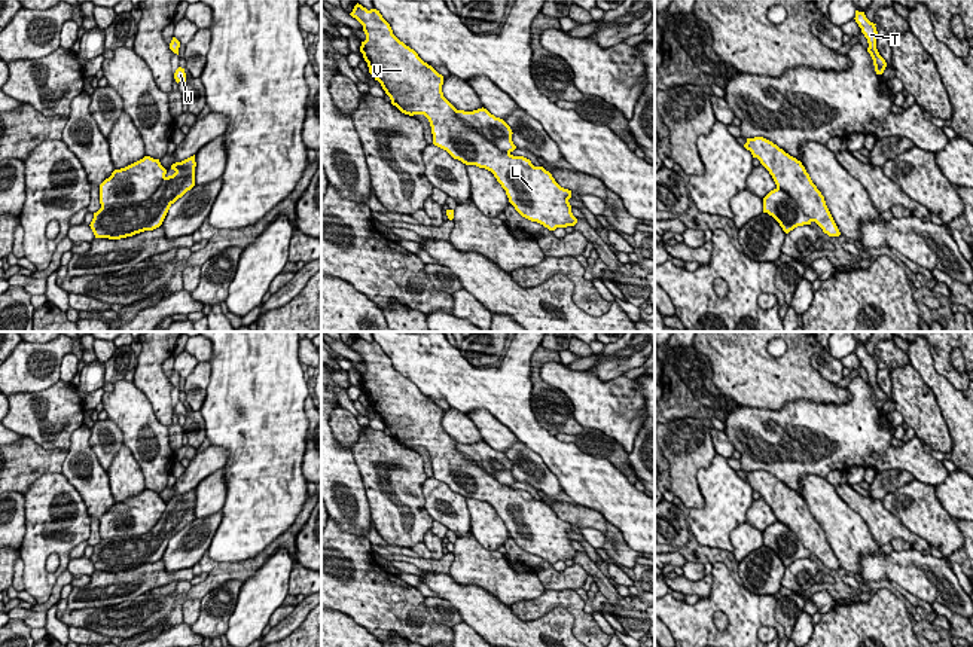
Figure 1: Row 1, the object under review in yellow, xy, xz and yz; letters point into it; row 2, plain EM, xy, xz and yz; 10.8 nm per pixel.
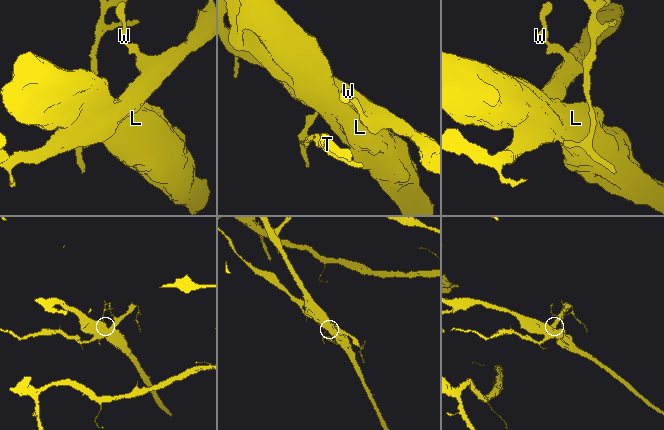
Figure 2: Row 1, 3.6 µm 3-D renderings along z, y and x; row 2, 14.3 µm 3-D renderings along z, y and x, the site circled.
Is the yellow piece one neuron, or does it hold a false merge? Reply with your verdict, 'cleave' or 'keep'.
cleave

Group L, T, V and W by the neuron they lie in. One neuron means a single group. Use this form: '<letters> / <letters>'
L V / T W

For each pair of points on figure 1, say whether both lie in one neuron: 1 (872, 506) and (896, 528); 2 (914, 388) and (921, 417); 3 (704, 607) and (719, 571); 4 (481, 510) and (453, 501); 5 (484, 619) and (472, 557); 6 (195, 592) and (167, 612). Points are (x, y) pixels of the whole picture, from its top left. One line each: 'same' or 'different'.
1: same
2: same
3: same
4: different
5: different
6: same

